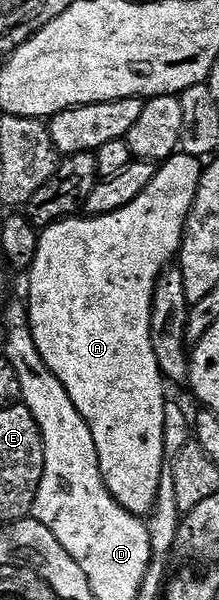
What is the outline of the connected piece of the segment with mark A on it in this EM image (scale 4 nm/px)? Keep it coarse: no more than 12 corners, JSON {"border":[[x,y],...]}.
{"border":[[202,159],[40,231],[29,327],[127,512],[152,511],[153,293]]}

